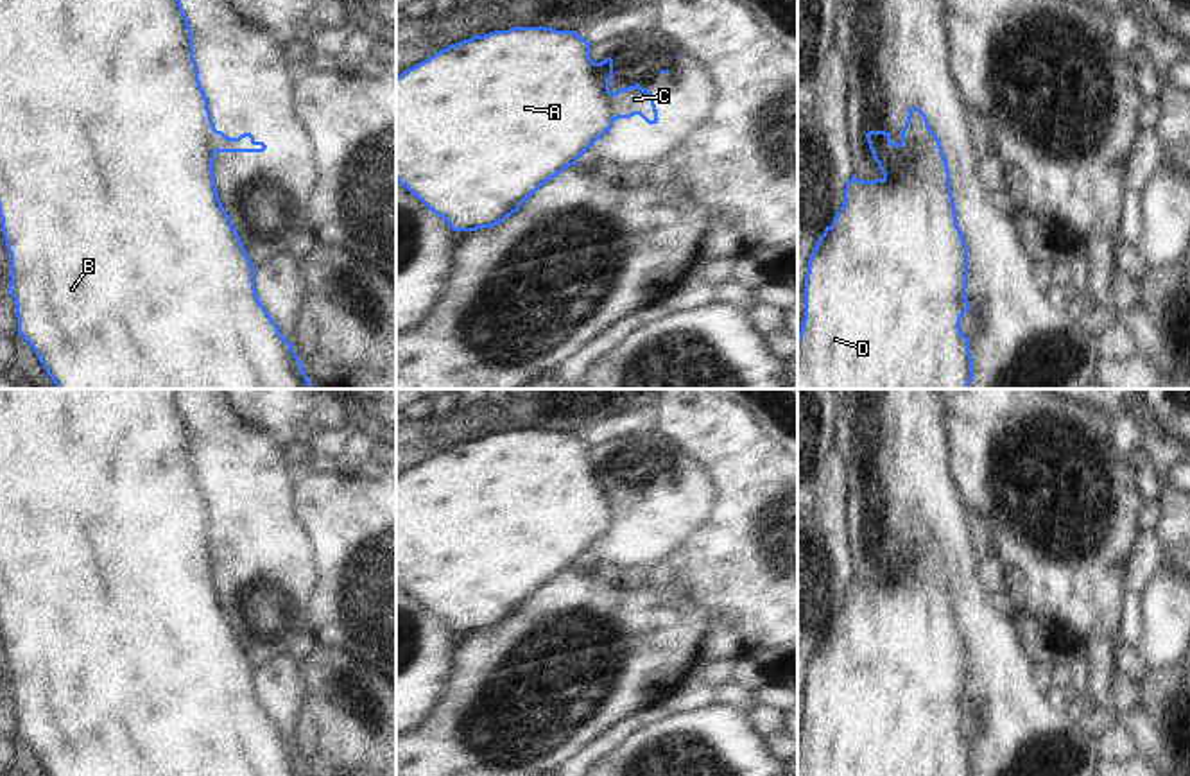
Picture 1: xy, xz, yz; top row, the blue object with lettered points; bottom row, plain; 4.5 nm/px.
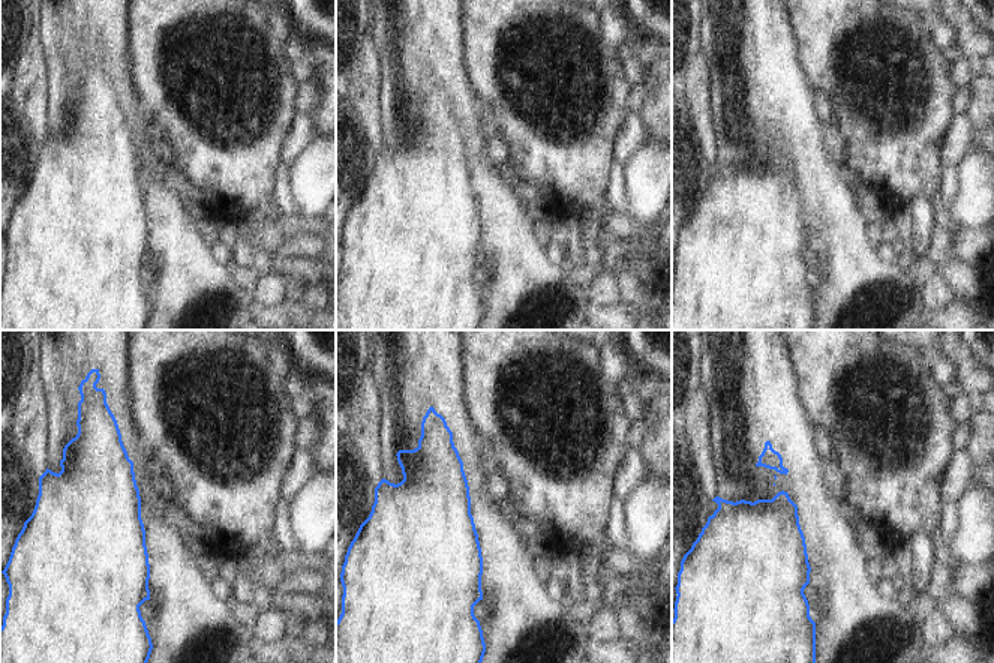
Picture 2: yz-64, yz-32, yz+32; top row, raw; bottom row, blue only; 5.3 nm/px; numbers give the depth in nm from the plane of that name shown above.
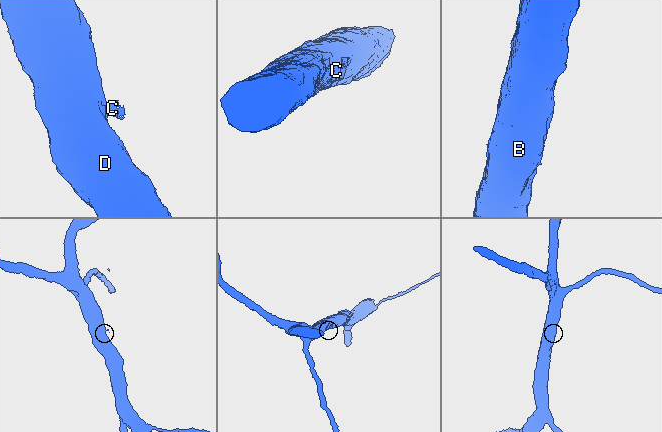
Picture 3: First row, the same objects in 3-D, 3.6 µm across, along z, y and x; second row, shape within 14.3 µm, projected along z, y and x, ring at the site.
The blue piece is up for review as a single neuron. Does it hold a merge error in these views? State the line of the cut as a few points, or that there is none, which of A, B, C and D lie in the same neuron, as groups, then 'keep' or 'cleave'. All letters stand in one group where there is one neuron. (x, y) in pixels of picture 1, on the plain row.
cut in yz along (922, 513), (925, 527), (916, 538), (916, 549), (884, 577); A B D / C; cleave

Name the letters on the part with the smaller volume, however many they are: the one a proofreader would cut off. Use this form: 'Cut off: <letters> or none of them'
Cut off: C

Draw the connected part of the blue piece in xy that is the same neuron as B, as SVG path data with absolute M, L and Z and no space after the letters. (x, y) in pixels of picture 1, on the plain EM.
M0 389L0 620L11 656L9 694L16 706L18 735L36 753L47 776L306 776L292 746L258 701L256 668L251 665L215 590L208 525L208 498L199 482L194 437L179 401L179 389Z

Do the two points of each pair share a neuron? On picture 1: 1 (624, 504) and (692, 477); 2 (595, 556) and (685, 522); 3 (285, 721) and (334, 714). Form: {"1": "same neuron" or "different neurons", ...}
{"1": "same neuron", "2": "same neuron", "3": "different neurons"}

